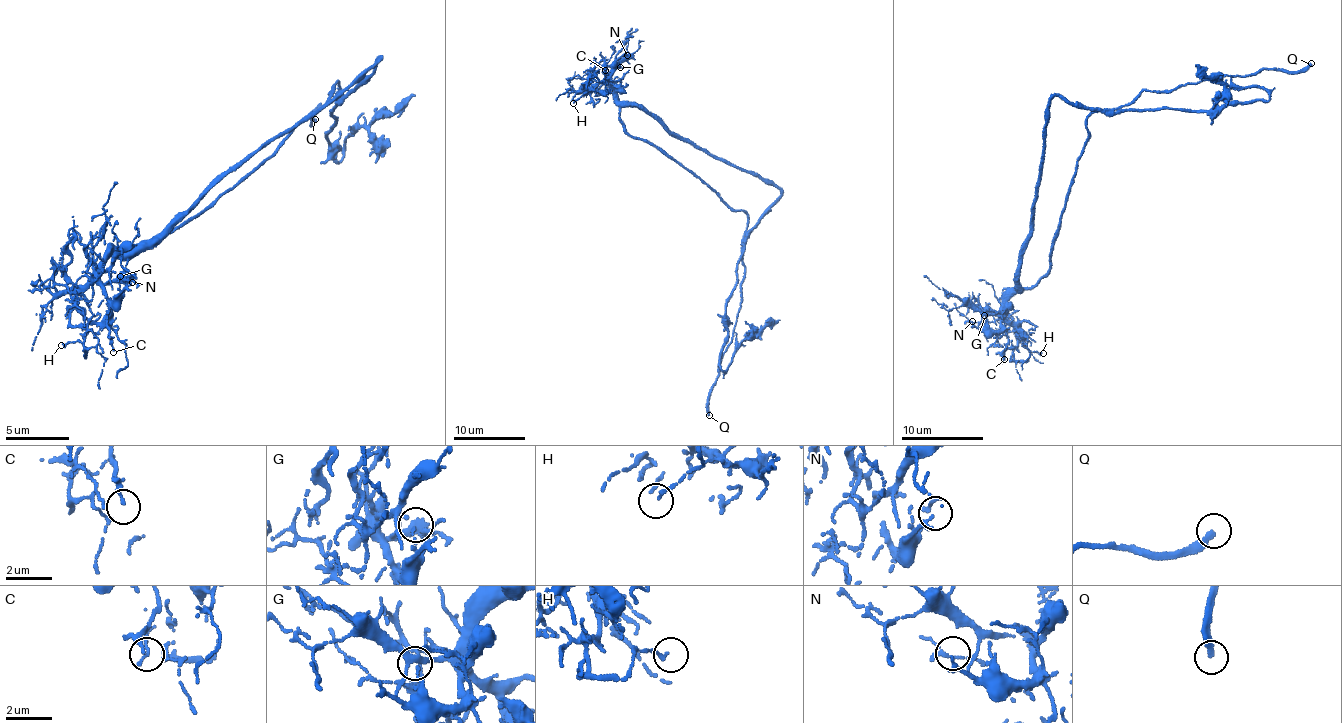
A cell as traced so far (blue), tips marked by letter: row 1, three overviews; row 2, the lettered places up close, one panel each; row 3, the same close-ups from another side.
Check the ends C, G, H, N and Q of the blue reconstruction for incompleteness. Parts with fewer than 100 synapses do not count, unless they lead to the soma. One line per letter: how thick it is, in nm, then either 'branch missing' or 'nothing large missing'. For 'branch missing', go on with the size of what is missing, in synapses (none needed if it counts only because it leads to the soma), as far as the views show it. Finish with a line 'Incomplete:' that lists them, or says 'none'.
C: 130 nm | nothing large missing
G: 80 nm | nothing large missing
H: 140 nm | nothing large missing
N: 160 nm | nothing large missing
Q: 240 nm | branch missing
Incomplete: Q

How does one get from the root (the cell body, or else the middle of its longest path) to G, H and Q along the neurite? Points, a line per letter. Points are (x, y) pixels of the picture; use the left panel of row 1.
G: (181, 216), (157, 234), (140, 239), (104, 263), (100, 288), (111, 304), (121, 293), (120, 276)
H: (181, 216), (104, 263), (100, 288), (108, 318), (97, 334), (87, 335), (85, 357), (80, 341), (61, 345)
Q: (181, 216), (126, 259), (234, 186), (337, 83), (344, 97), (319, 104), (315, 119)

